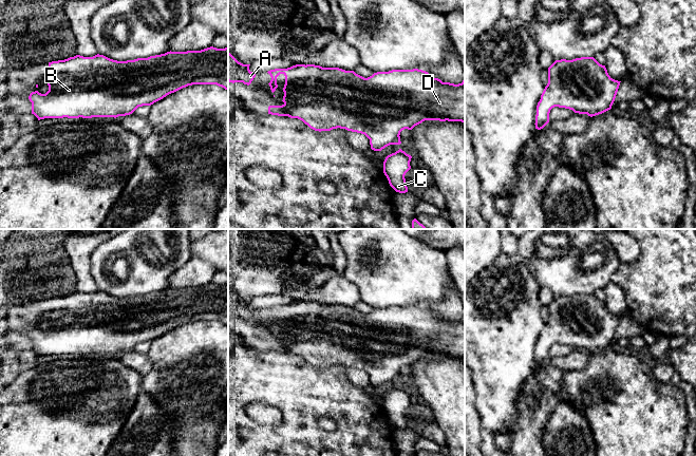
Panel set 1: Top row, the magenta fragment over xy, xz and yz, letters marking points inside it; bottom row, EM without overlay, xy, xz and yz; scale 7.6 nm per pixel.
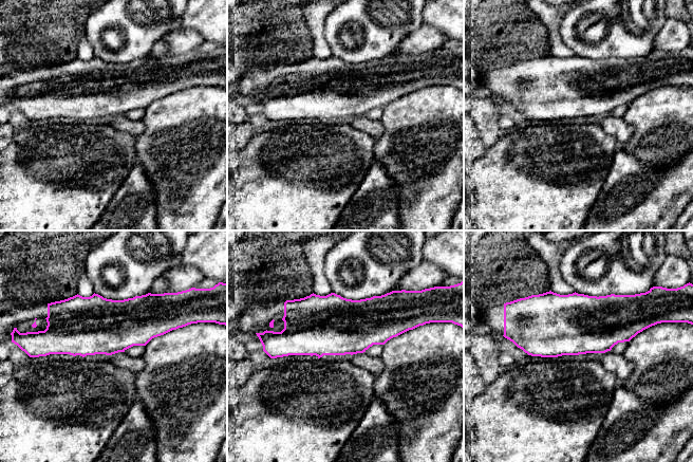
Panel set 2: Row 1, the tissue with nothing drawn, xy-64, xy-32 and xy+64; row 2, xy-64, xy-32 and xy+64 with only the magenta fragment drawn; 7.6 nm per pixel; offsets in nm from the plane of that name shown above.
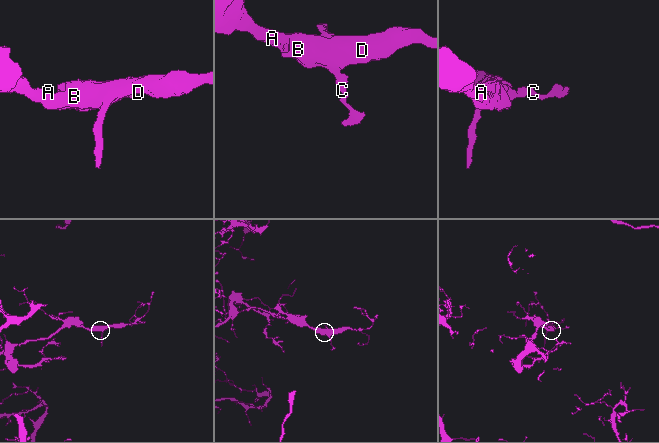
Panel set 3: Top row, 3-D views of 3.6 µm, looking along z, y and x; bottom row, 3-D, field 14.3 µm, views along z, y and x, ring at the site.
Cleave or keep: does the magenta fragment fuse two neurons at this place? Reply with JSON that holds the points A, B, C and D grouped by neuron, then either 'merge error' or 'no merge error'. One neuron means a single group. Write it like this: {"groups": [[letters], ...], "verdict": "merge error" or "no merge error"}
{"groups": [["A", "B", "C", "D"]], "verdict": "no merge error"}

